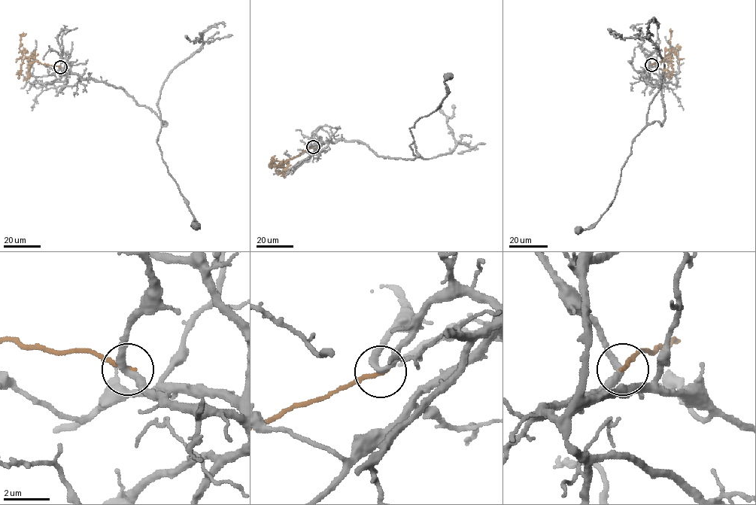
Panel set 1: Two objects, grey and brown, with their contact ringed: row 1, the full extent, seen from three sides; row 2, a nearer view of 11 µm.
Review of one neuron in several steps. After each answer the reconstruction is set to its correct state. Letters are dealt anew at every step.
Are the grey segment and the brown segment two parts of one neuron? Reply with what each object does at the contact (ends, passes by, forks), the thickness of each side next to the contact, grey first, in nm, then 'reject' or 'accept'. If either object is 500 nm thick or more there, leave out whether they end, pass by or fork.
grey passes by; brown ends; calibres 300 and 180 nm; reject

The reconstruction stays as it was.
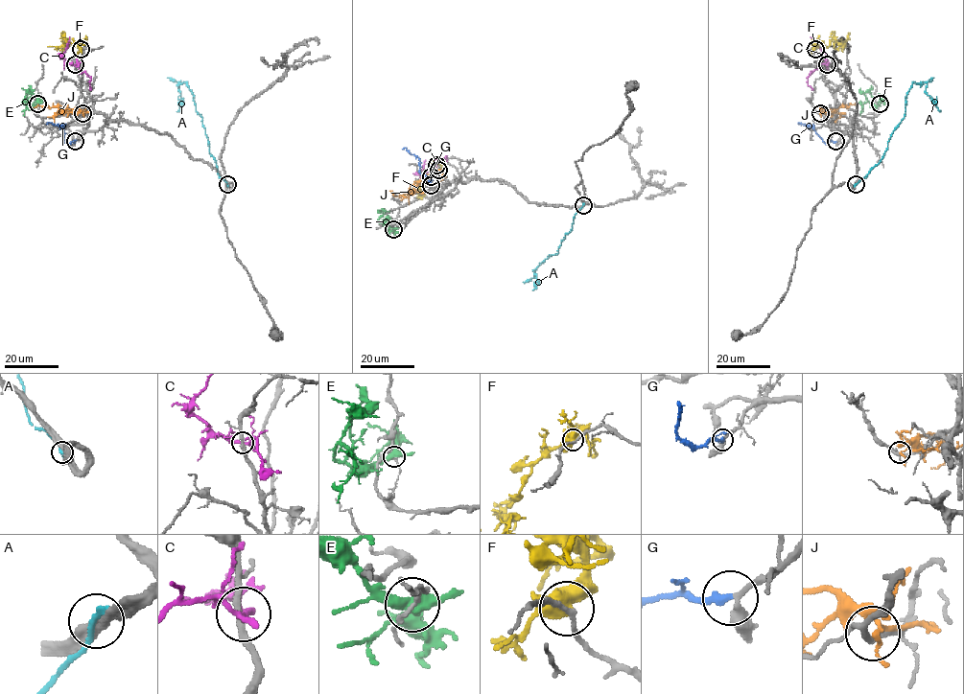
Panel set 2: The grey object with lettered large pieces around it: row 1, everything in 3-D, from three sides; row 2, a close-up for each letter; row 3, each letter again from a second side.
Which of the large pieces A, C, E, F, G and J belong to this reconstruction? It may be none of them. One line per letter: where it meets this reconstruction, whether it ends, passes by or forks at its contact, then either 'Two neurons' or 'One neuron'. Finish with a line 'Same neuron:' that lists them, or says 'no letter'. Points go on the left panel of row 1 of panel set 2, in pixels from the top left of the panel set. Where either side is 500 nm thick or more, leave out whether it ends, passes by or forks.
A: Touches grey at (227, 184). It ends there. Two neurons
C: Touches grey at (75, 64). It forks there. Two neurons
E: Touches grey at (37, 104). It forks there. Two neurons
F: Touches grey at (81, 49). It forks there. Two neurons
G: Touches grey at (75, 141). It ends there. One neuron
J: Touches grey at (82, 113). It forks there. Two neurons
Same neuron: G

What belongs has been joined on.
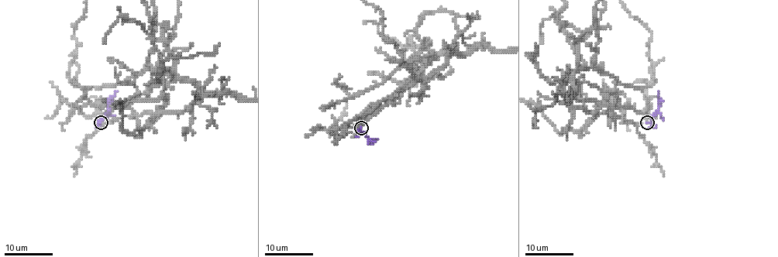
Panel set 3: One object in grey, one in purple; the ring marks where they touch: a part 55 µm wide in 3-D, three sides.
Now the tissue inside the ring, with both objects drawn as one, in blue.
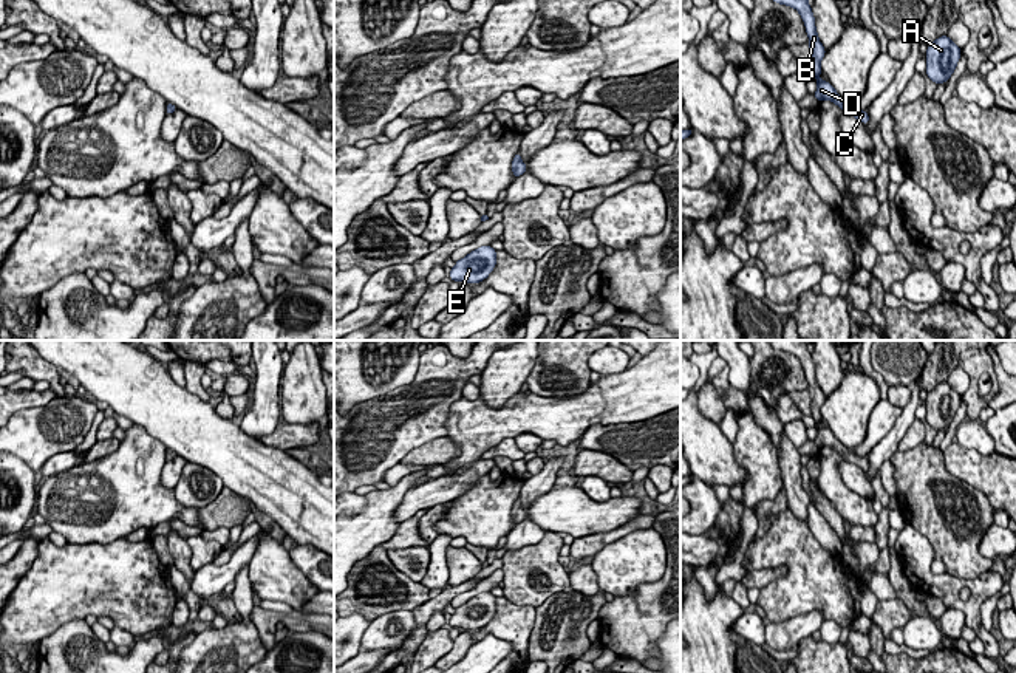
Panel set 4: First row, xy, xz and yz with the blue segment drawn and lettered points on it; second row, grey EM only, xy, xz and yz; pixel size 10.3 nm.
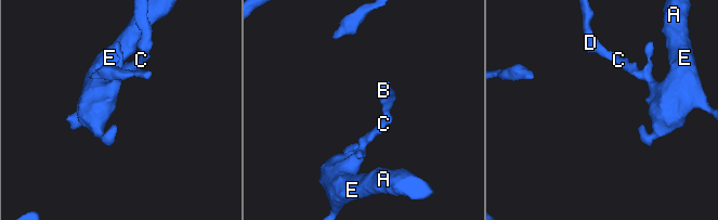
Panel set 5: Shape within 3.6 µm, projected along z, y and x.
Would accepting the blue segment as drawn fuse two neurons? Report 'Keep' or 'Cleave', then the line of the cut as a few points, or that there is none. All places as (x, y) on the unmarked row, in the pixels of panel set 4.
Keep. No split

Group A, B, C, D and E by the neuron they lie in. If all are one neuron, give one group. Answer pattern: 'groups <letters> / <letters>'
groups A B C D E

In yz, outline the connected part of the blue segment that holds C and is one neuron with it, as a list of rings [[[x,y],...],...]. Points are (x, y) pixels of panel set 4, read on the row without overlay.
[[[773,340],[772,347],[775,350],[787,351],[787,353],[795,354],[800,359],[800,362],[803,364],[806,379],[809,382],[807,390],[810,393],[810,412],[812,412],[812,418],[815,419],[815,427],[818,430],[817,438],[815,438],[817,447],[818,449],[821,449],[824,446],[832,447],[844,459],[847,459],[849,463],[857,464],[858,467],[861,467],[866,472],[869,469],[868,458],[858,456],[852,450],[846,449],[835,438],[835,435],[830,432],[830,429],[826,429],[826,427],[820,425],[820,421],[823,418],[821,416],[821,405],[824,404],[826,396],[818,385],[818,379],[817,379],[817,374],[815,374],[815,364],[813,364],[812,354],[807,350],[809,342],[807,340]]]

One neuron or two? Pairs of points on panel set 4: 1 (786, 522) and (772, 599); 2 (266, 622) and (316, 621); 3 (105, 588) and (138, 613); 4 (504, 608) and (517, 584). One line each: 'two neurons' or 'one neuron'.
1: one neuron
2: one neuron
3: one neuron
4: two neurons

